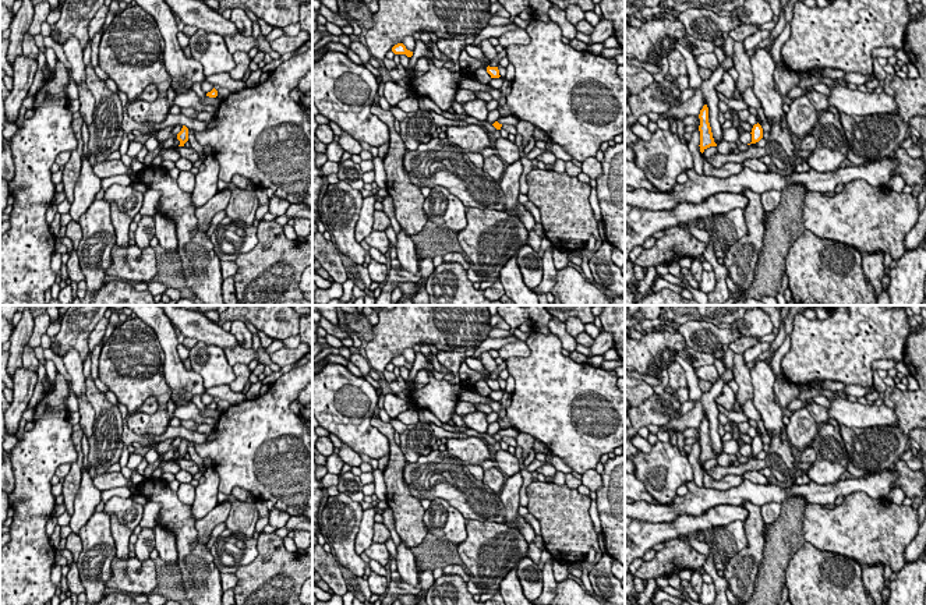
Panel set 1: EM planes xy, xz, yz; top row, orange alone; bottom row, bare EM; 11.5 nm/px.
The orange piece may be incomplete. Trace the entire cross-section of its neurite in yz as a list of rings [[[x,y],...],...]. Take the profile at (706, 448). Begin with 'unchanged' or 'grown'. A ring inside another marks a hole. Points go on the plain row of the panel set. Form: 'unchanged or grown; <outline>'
unchanged; [[[704,417],[703,421],[700,422],[699,431],[700,431],[700,438],[699,438],[700,457],[699,459],[700,459],[700,464],[703,466],[707,460],[717,459],[713,450],[710,435],[708,435],[707,417]]]

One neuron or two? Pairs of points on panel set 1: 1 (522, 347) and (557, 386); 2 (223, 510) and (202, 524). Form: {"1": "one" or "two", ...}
{"1": "two", "2": "one"}

